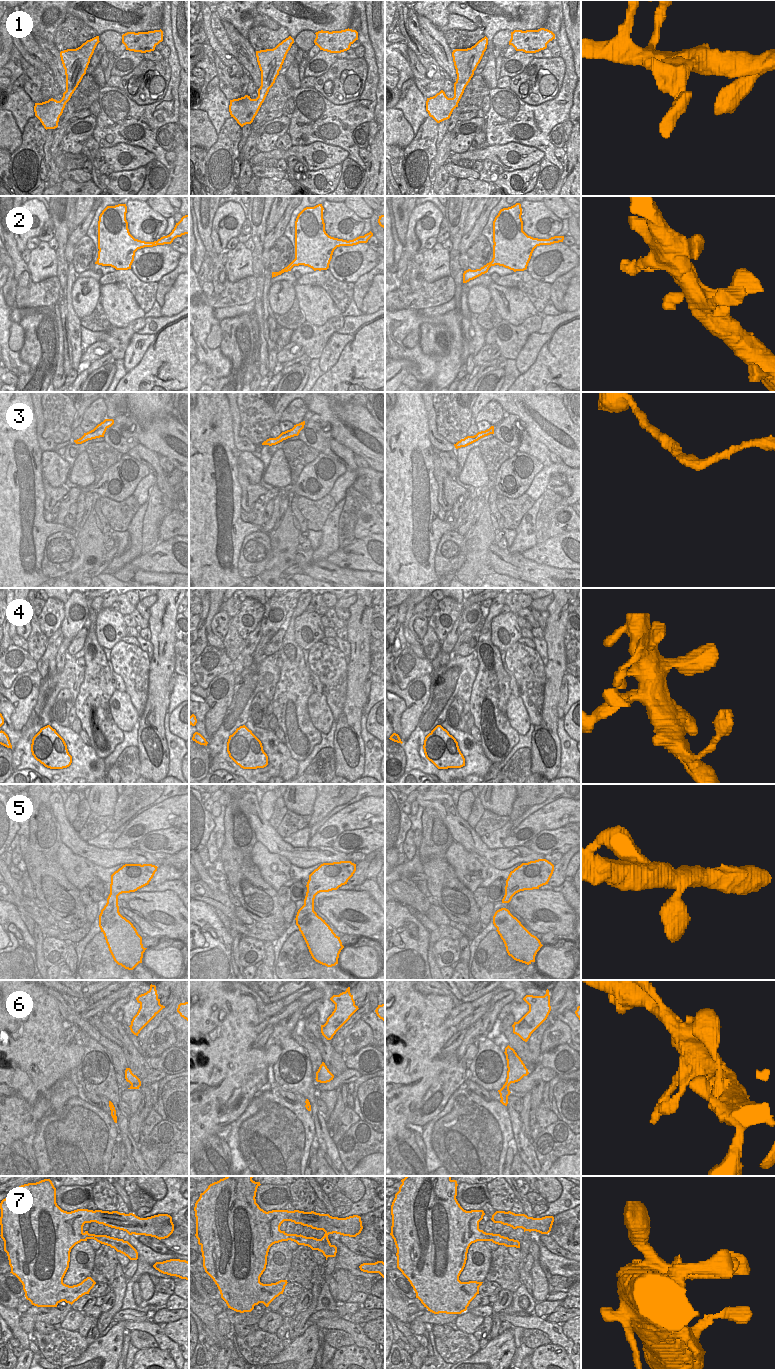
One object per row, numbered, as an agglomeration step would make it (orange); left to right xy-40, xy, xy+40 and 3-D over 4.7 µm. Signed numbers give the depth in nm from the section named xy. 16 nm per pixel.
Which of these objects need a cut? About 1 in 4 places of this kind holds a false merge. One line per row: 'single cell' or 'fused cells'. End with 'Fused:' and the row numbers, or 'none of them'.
1: single cell
2: single cell
3: single cell
4: single cell
5: single cell
6: single cell
7: single cell
Fused: none of them

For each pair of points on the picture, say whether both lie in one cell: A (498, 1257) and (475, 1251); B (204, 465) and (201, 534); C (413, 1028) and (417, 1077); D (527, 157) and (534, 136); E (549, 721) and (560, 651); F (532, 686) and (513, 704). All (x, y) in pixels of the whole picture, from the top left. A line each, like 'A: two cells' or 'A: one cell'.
A: two cells
B: one cell
C: one cell
D: two cells
E: one cell
F: two cells

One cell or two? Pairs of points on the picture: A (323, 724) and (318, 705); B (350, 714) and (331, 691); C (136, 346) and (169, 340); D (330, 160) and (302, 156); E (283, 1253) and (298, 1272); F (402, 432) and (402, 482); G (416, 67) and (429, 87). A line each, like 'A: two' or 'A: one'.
A: one
B: two
C: two
D: one
E: two
F: one
G: one

